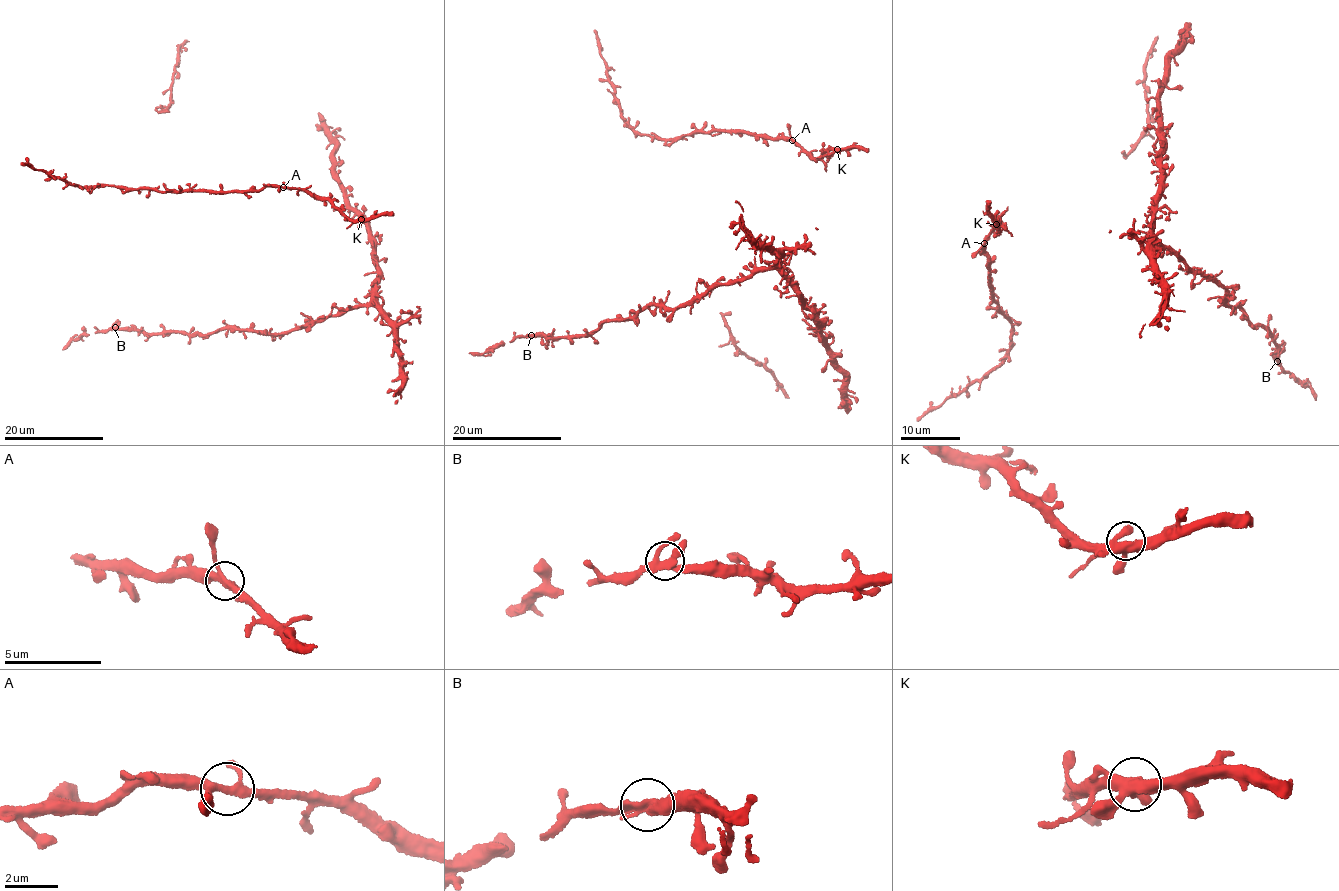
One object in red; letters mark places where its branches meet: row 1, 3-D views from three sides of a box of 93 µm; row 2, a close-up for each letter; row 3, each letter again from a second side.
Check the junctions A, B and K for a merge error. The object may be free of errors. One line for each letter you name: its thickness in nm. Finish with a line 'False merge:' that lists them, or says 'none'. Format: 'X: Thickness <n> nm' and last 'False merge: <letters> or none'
False merge: none

